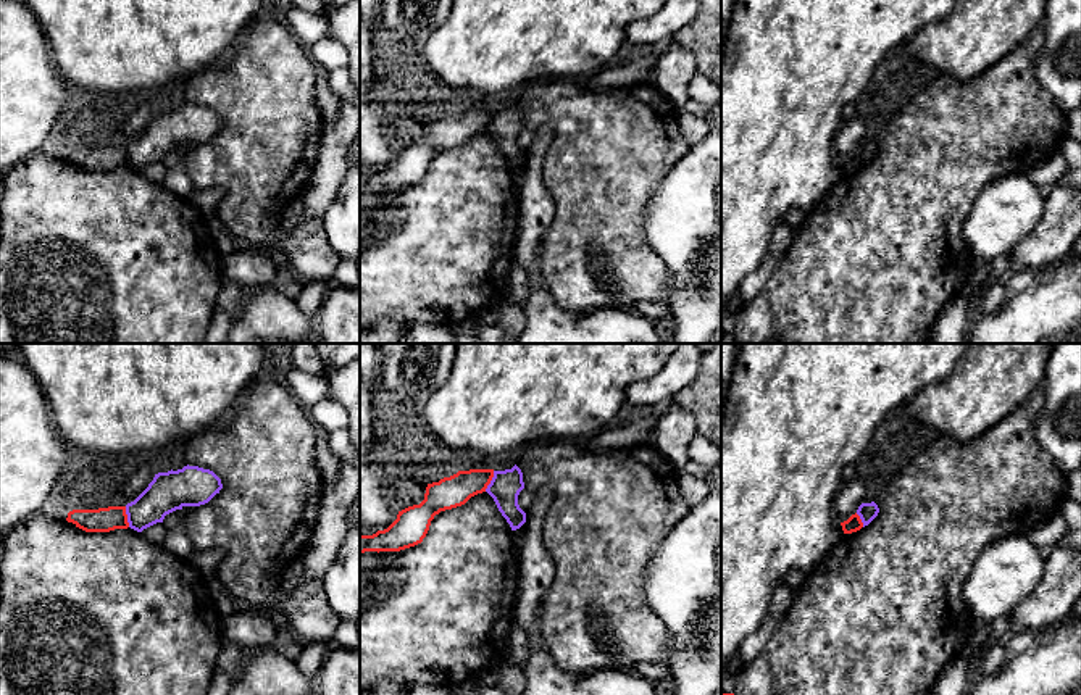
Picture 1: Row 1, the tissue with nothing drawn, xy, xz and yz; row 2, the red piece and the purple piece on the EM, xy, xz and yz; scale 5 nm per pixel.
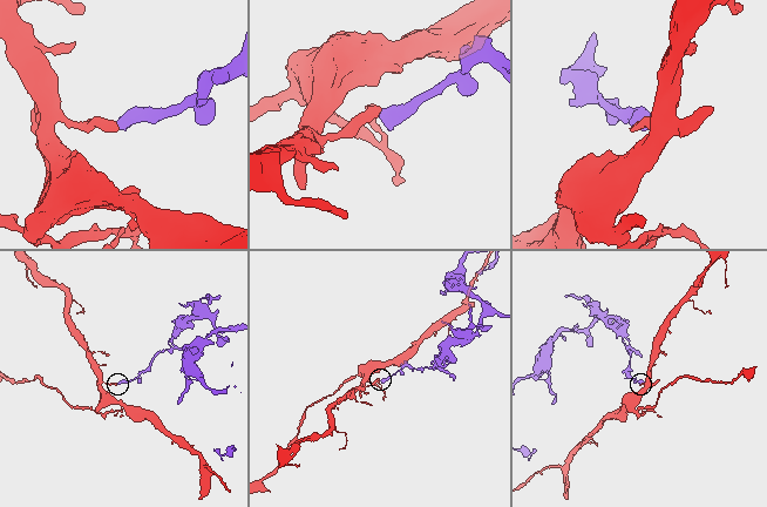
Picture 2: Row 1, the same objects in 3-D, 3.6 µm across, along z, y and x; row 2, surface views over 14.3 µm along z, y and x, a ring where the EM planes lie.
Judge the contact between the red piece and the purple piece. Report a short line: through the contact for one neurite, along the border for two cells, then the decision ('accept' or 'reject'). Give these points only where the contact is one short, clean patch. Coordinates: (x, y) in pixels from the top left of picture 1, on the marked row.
xy (125, 507), (129, 526) | reject

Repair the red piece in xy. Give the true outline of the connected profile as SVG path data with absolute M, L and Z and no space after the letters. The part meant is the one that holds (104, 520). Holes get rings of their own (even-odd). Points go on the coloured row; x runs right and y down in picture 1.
M126 506L73 510L68 513L66 521L86 532L110 532L129 527Z

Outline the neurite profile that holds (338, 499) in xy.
M340 461L339 476L323 484L316 522L305 550L286 569L282 589L290 590L303 577L313 579L326 574L332 564L352 521L352 508L360 495L360 469Z

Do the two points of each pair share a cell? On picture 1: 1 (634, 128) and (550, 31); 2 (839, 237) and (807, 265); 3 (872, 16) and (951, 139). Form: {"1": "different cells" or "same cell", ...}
{"1": "different cells", "2": "same cell", "3": "different cells"}

